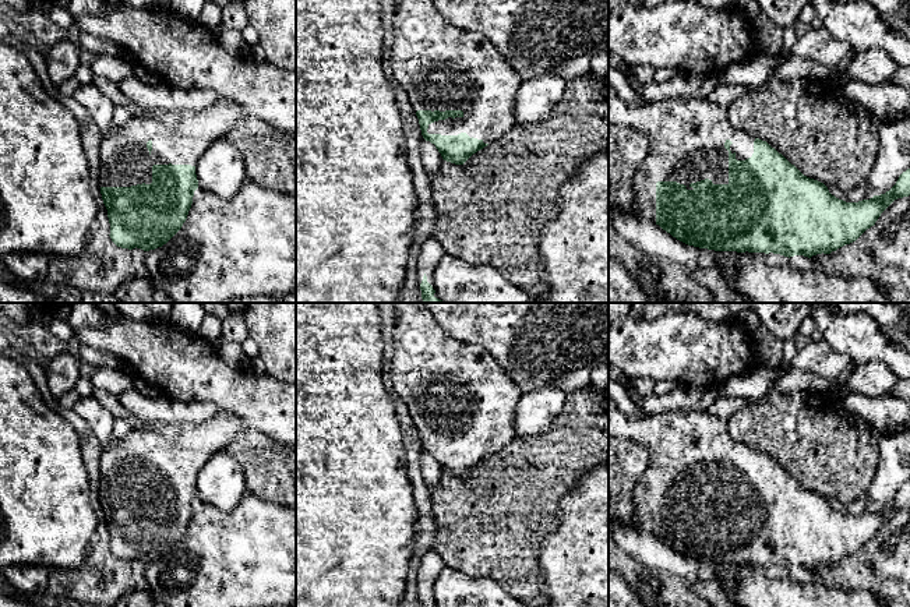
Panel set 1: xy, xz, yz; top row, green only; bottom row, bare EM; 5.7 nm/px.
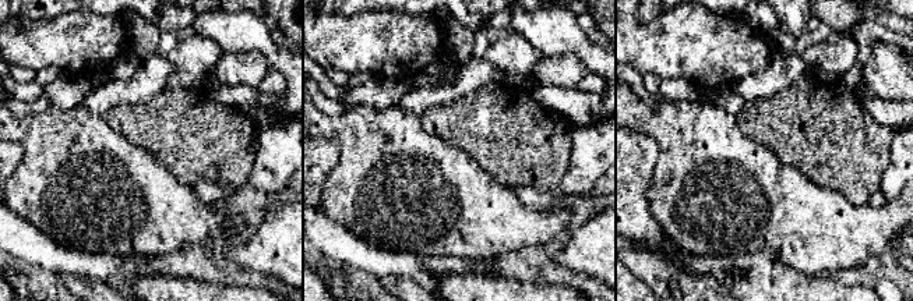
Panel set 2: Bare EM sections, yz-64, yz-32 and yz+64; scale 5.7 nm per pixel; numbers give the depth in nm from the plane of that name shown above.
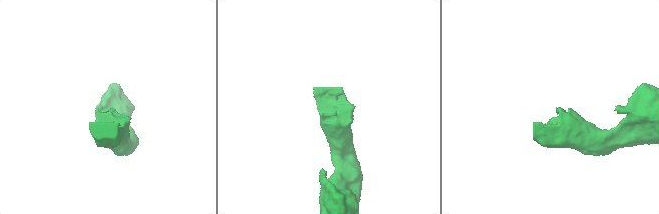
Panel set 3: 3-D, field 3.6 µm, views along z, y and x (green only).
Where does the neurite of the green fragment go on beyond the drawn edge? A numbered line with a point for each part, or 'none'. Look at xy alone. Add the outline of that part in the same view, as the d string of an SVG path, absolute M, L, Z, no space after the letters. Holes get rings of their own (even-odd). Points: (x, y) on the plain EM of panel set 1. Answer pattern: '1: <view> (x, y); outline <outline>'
1: xy (180, 450); outline M219 410L204 423L147 421L131 427L121 440L103 448L100 455L100 500L131 500L152 495L154 477L197 479L208 459L228 445L244 428L243 421Z

